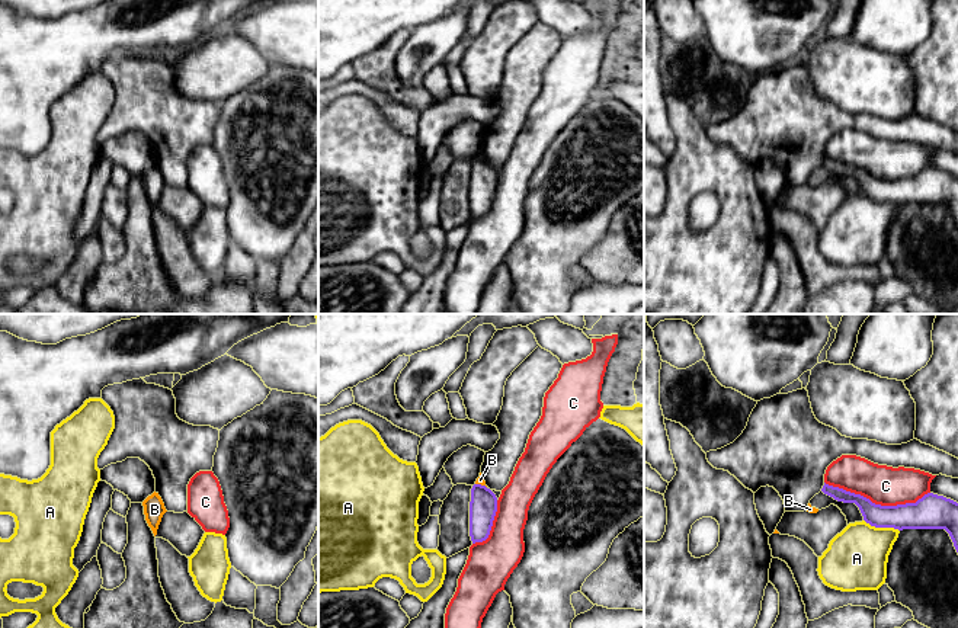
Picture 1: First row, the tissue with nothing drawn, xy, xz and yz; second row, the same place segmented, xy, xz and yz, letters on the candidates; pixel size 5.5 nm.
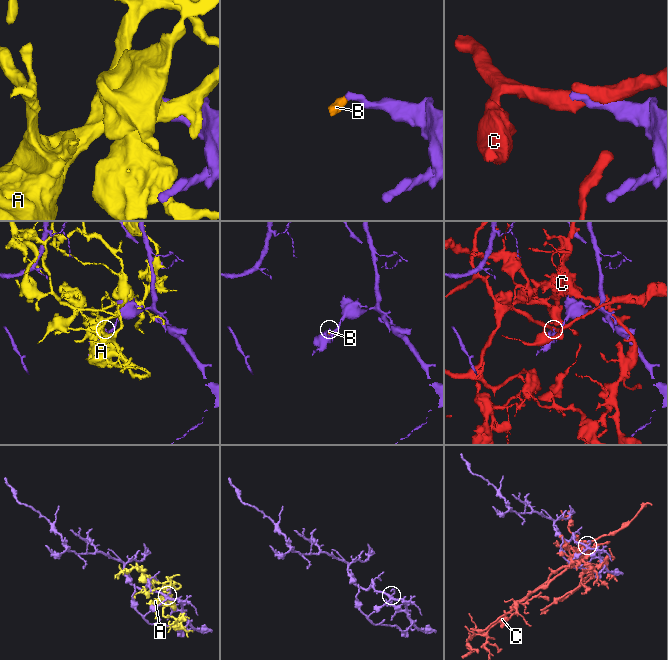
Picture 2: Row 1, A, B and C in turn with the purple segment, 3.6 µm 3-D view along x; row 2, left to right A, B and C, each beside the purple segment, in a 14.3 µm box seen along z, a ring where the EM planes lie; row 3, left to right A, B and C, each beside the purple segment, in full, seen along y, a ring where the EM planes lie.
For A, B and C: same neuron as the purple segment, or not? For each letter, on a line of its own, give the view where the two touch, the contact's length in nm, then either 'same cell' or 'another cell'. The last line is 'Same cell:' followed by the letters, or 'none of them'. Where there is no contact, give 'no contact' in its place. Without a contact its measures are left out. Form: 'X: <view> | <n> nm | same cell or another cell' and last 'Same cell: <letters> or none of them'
A: yz | 220 nm | another cell
B: xz | 70 nm | another cell
C: yz | 600 nm | another cell
Same cell: none of them

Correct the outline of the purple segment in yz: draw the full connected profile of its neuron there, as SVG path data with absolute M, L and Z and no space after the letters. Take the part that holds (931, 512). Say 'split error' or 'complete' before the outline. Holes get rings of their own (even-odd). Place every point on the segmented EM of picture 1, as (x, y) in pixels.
complete; M824 483L821 491L837 502L855 503L866 523L875 528L945 529L958 552L958 503L933 493L916 503L881 506L869 499Z

